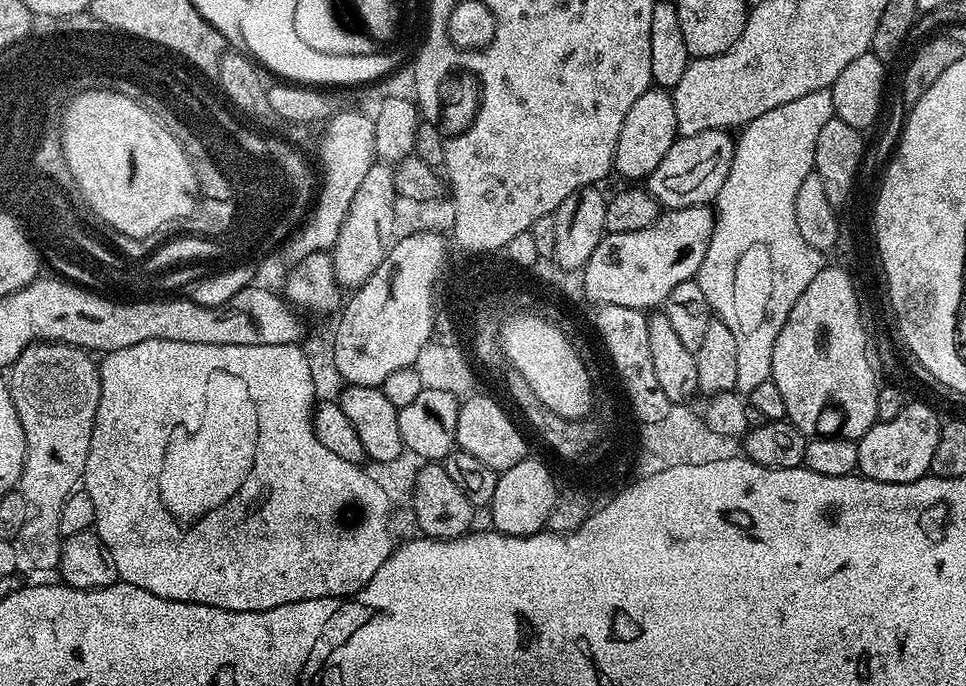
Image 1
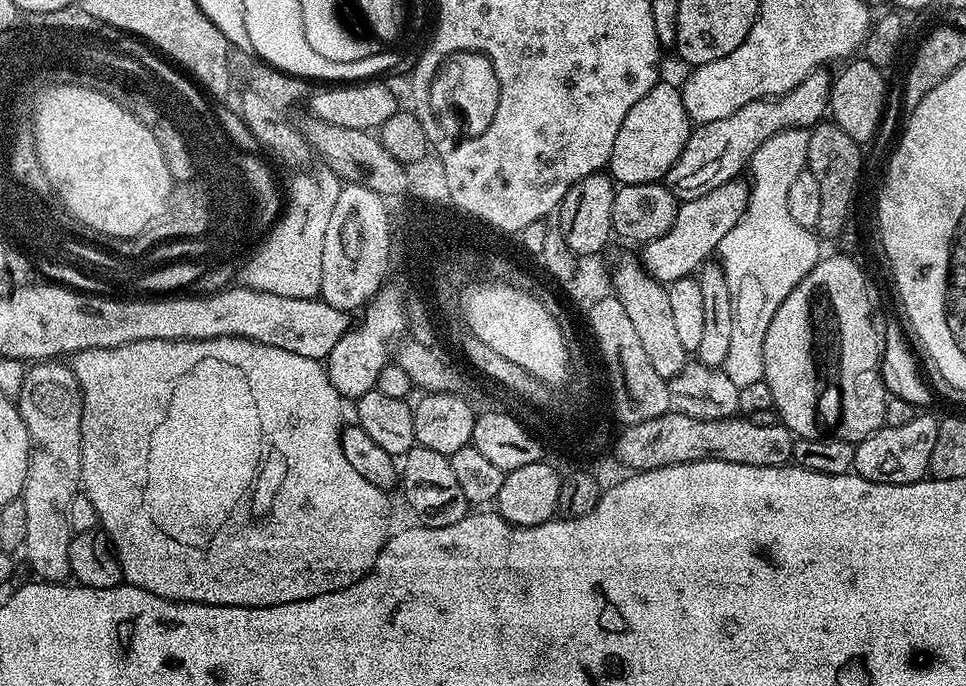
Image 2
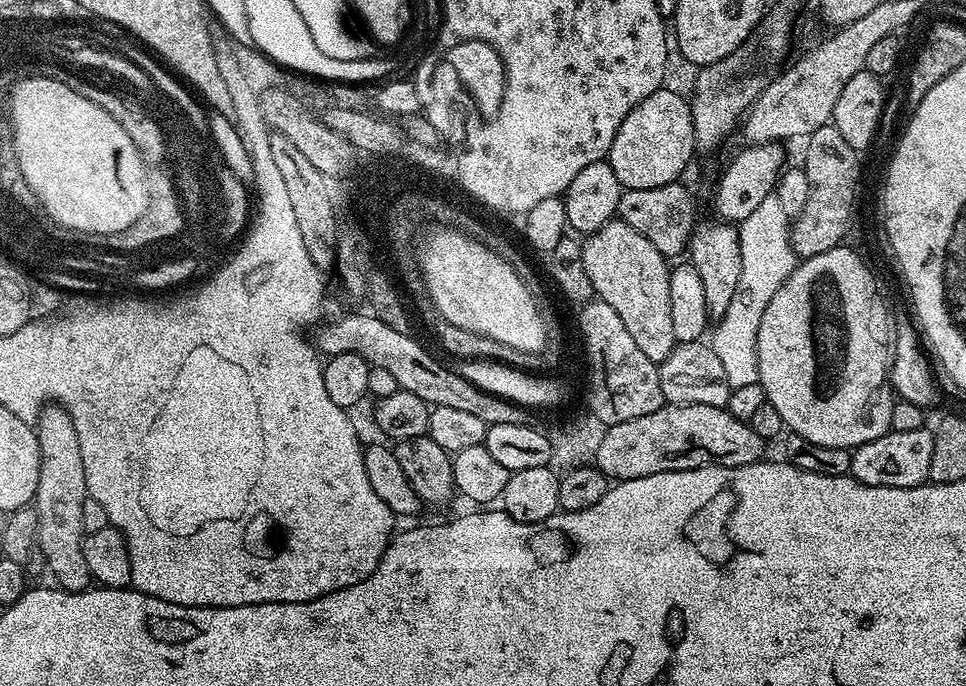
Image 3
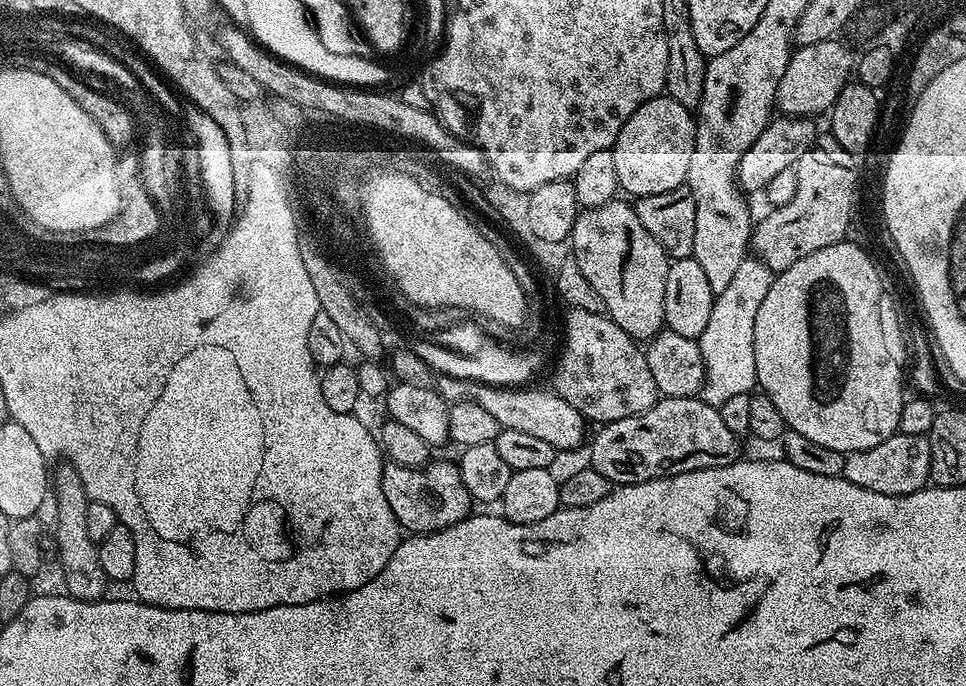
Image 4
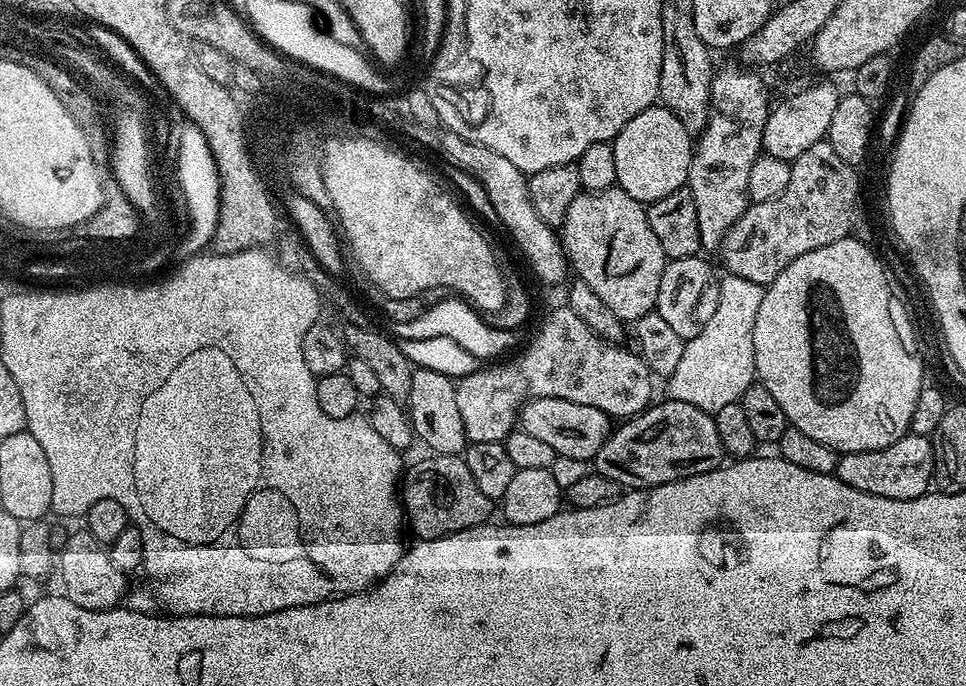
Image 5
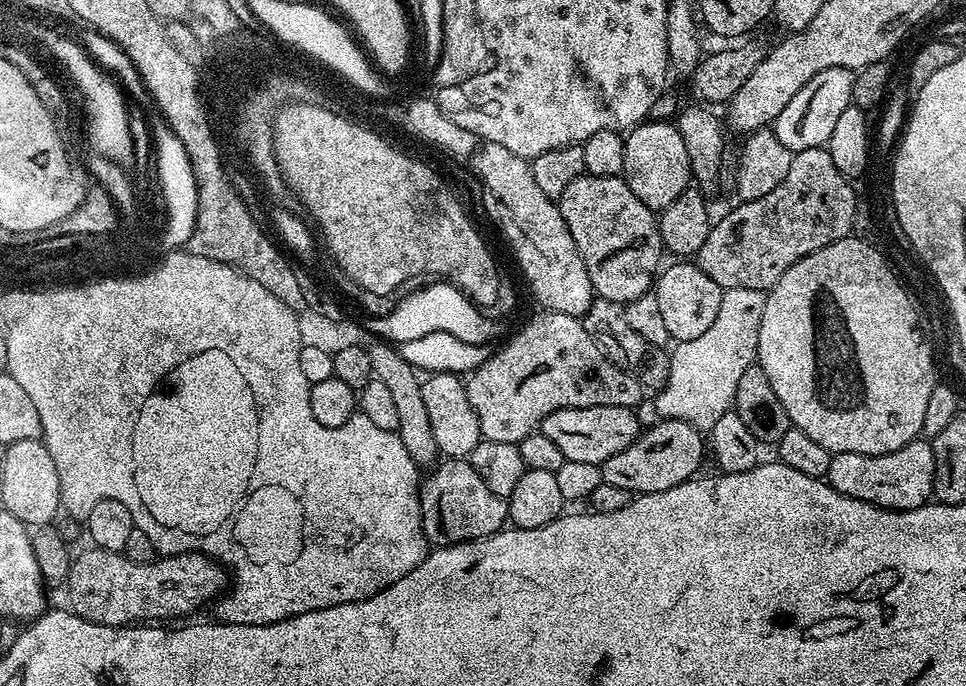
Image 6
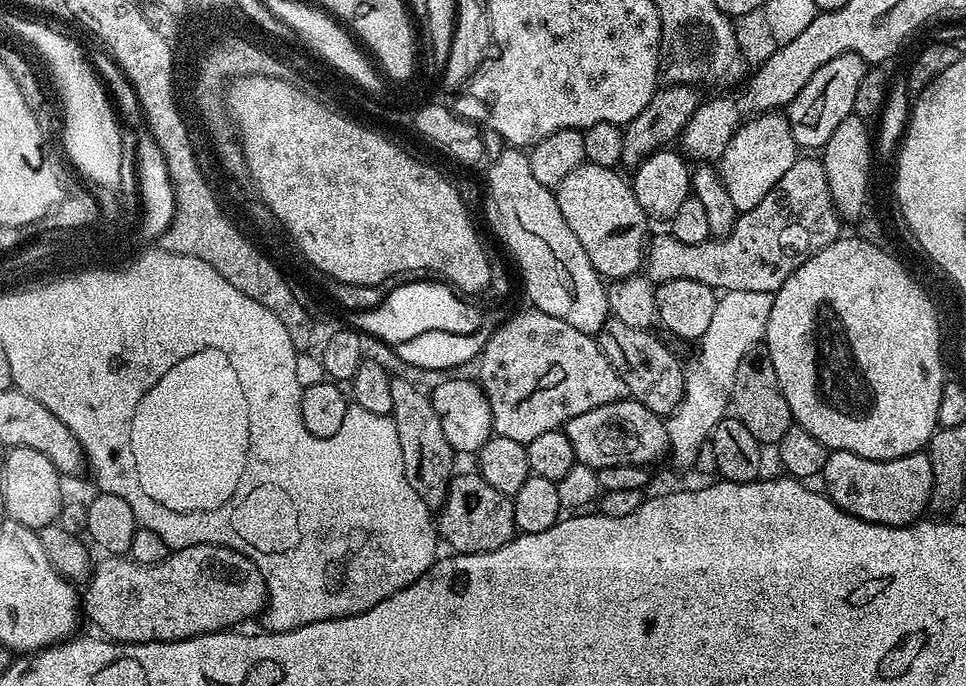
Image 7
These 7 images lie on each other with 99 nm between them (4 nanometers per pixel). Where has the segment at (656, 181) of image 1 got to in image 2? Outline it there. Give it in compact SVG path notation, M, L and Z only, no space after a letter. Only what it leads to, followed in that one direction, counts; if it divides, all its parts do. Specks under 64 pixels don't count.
M824 70L811 72L801 84L794 86L794 90L790 90L786 94L770 100L750 102L746 106L742 106L742 110L734 110L734 114L730 114L730 118L718 118L718 122L695 125L678 162L674 162L674 166L666 177L668 189L676 195L677 201L693 200L702 194L710 194L710 190L737 179L741 175L740 171L743 168L745 171L749 167L752 156L758 150L758 146L762 146L762 142L766 142L766 138L774 138L774 134L787 128L808 128L821 123L829 111L832 94L830 76L827 76L826 73L827 71Z

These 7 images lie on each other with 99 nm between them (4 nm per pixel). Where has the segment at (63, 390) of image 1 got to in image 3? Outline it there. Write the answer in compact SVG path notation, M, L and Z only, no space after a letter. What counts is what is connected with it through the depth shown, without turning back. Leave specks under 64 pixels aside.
M52 402L41 407L40 416L34 425L38 438L38 450L40 451L40 469L38 470L38 490L34 507L38 518L38 534L36 542L38 552L44 555L48 568L57 585L66 592L83 592L89 587L92 575L86 566L84 557L85 531L82 526L82 502L89 499L86 486L86 470L82 470L82 449L78 447L78 434L74 434L74 422L70 422L70 414L59 404Z

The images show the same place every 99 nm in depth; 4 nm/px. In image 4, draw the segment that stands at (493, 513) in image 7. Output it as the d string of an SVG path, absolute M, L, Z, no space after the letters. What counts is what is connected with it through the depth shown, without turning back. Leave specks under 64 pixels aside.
M435 460L422 468L407 468L391 462L384 465L382 494L386 494L386 502L390 502L390 510L394 510L394 518L398 518L405 533L437 532L473 515L474 501L462 482L459 467L453 461L451 464L448 460Z

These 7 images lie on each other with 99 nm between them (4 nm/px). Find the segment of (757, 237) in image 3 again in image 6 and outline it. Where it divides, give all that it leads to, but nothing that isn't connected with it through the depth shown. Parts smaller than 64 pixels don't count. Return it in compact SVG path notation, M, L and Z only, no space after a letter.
M729 288L722 294L722 306L706 334L679 341L668 357L670 374L664 387L655 393L656 416L665 420L681 420L701 430L710 430L722 414L736 402L736 391L742 373L758 357L758 330L762 326L762 310L766 295L758 290Z

